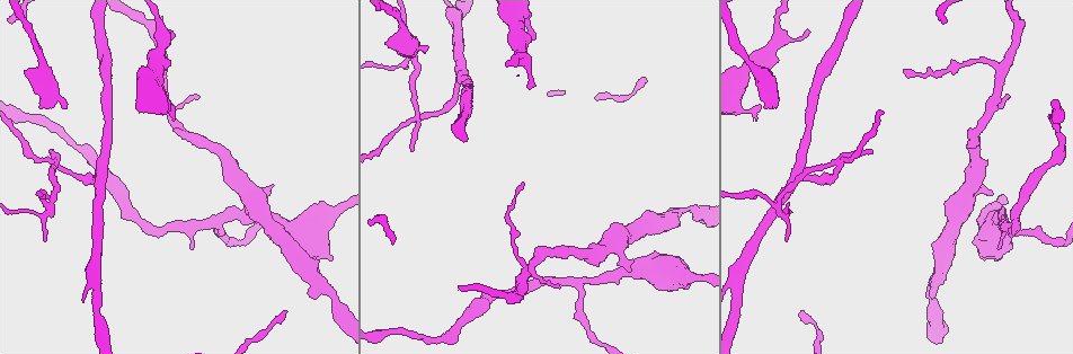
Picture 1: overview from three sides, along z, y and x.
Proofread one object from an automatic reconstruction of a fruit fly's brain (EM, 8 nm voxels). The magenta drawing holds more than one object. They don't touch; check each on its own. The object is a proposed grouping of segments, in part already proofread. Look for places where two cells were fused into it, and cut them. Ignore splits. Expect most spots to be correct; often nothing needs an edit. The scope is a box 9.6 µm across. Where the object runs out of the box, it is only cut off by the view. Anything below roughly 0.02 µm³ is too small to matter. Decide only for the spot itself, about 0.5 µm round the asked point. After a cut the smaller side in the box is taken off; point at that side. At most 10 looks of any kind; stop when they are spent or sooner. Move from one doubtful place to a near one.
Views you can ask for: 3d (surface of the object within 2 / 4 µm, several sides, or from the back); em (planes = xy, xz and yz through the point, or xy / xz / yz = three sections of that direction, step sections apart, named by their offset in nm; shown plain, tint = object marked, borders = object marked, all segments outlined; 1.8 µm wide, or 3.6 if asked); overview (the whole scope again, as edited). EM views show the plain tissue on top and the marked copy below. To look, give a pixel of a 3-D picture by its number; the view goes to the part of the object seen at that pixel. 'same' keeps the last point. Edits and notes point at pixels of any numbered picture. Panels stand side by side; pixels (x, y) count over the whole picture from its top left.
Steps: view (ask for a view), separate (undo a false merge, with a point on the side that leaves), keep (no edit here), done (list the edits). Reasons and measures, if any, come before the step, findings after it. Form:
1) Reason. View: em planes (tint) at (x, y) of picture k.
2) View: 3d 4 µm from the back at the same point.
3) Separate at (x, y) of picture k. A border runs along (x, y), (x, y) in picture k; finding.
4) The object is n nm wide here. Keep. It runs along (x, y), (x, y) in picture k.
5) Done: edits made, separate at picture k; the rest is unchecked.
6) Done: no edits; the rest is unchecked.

Three arms meet. View: em planes (borders) at (51, 206) of picture 1.

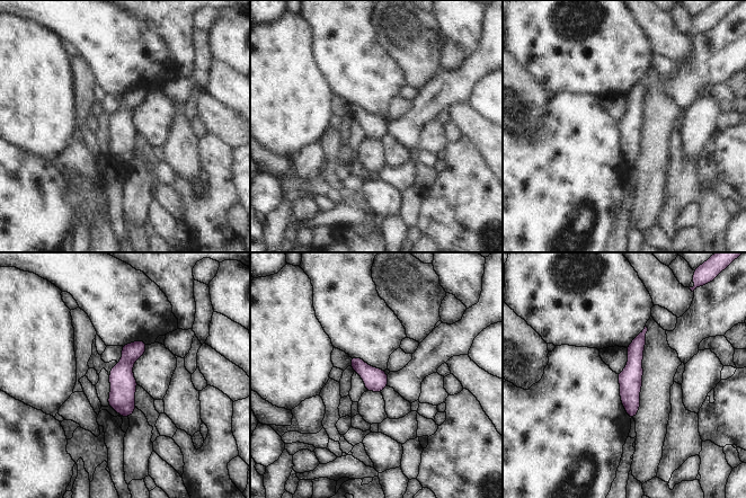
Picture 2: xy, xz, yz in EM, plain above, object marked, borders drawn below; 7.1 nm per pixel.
The object is 170 nm wide here. Keep. It runs along (642, 335), (635, 349), (631, 414) in picture 2; one cell here.

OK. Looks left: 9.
Sudden change in width. View: em xz step 16 (tint) at (44, 65) of picture 1.

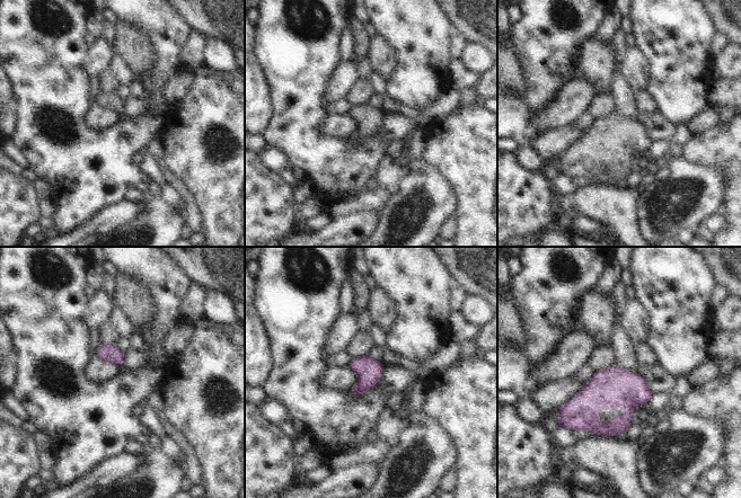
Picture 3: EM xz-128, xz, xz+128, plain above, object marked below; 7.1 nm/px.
Keep. Continuous, no second cell.

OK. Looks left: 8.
Arms part here. View: em planes (tint) at (837, 165) of picture 1.

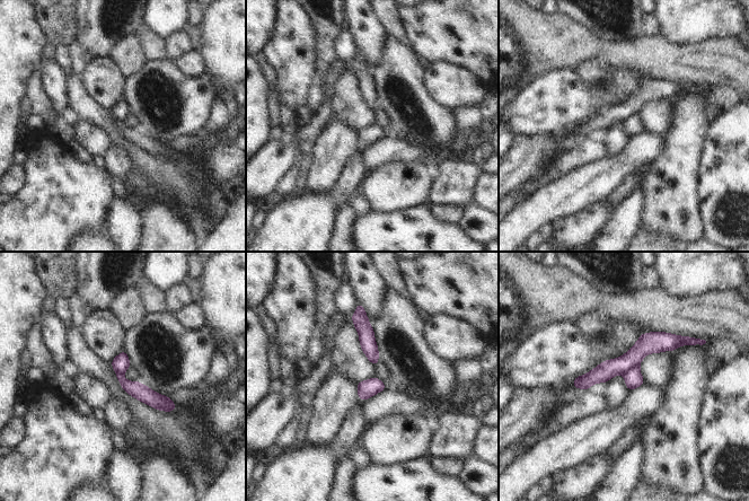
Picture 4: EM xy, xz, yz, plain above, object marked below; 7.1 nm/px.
The object is 120 nm wide here. Separate at (653, 342) of picture 4. A border runs along (639, 365), (631, 368), (624, 375) in picture 4; two cells meet here.

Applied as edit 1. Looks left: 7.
Branch point. View: em xz step 16 (tint) at (1000, 217) of picture 1.

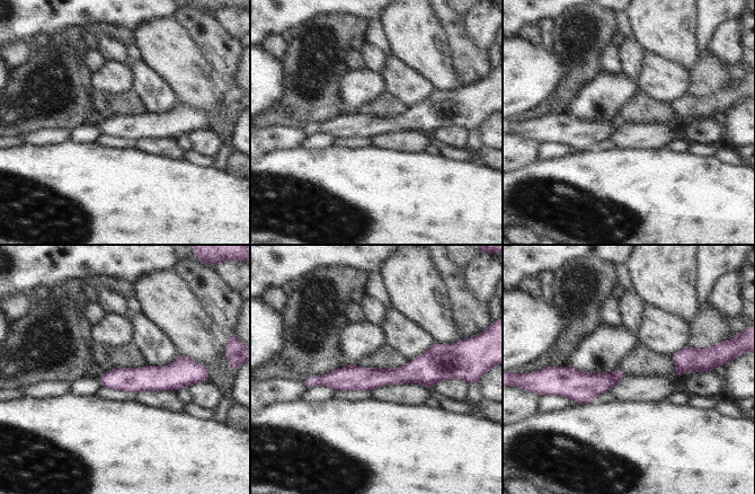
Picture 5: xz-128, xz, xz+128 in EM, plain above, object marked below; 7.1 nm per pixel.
View: em planes (tint) at the same point.

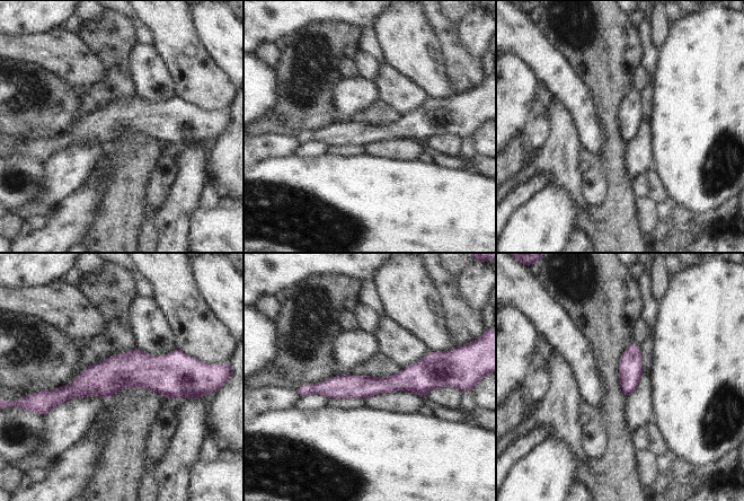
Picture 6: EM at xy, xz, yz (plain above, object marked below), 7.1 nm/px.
Keep. It runs along (437, 374), (382, 385), (303, 392) in picture 6; one cell here.

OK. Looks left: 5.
Done: edits made, separate at picture 4; the rest is unchecked.

